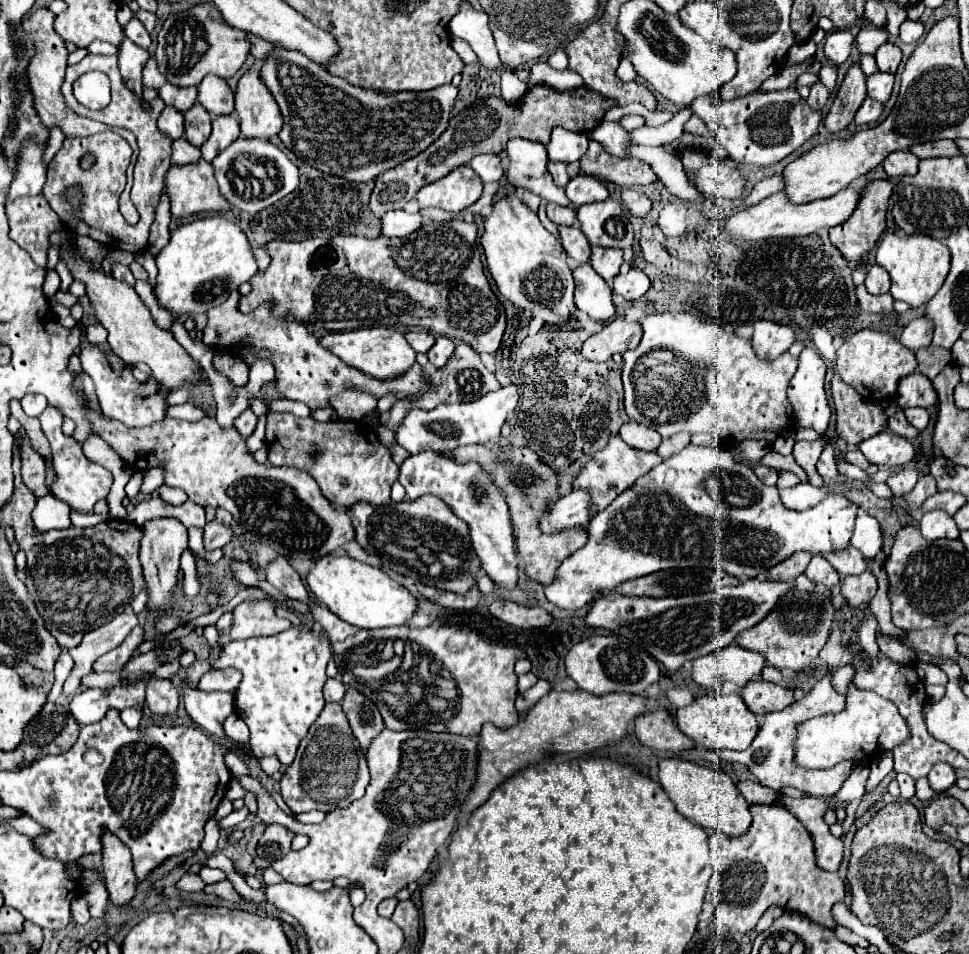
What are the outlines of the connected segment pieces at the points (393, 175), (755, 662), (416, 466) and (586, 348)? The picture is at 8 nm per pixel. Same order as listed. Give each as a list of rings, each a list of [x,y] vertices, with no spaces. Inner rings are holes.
[[[535,85],[525,93],[519,107],[513,107],[507,101],[497,99],[497,97],[481,99],[475,105],[461,111],[459,115],[455,115],[449,121],[447,131],[435,143],[431,143],[425,151],[421,151],[417,157],[413,157],[409,161],[403,161],[399,167],[383,171],[383,175],[379,175],[375,179],[375,189],[369,199],[371,213],[375,217],[381,217],[385,211],[403,209],[405,203],[409,199],[413,199],[413,195],[423,185],[429,185],[429,183],[445,177],[455,167],[469,163],[475,155],[505,151],[507,141],[513,137],[521,137],[521,139],[529,139],[529,141],[547,145],[553,127],[589,133],[593,127],[597,127],[601,123],[605,109],[609,109],[613,105],[615,105],[615,101],[605,99],[603,95],[591,91],[589,87],[579,87],[573,91],[559,93],[549,87]],[[457,125],[459,125],[459,129],[457,129]]]
[[[729,645],[721,651],[695,659],[691,675],[697,685],[703,685],[707,689],[717,689],[727,681],[743,687],[749,679],[761,673],[763,665],[763,655],[747,651],[739,645]]]
[[[421,451],[417,455],[409,455],[399,469],[399,483],[405,487],[407,499],[415,501],[419,495],[425,493],[443,499],[463,521],[469,523],[473,547],[483,563],[483,571],[491,577],[491,581],[505,591],[519,589],[519,561],[515,555],[507,503],[503,493],[493,485],[493,481],[489,481],[489,477],[481,473],[481,467],[477,463],[457,465],[445,453]]]
[[[617,317],[609,321],[601,333],[589,337],[583,343],[581,353],[589,361],[609,361],[615,353],[635,349],[639,341],[641,341],[641,325]]]

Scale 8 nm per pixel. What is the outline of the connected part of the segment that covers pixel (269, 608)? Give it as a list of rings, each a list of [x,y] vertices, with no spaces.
[[[241,601],[233,611],[231,639],[269,637],[291,627],[289,619],[277,615],[273,601]]]

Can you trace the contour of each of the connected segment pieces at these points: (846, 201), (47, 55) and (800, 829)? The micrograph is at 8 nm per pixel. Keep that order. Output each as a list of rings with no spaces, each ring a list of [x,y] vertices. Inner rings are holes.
[[[847,187],[829,199],[817,199],[805,205],[793,205],[785,199],[785,193],[775,193],[771,197],[765,197],[761,203],[745,207],[743,211],[737,211],[735,215],[731,215],[725,223],[725,233],[739,241],[763,241],[763,239],[775,239],[775,237],[811,235],[823,227],[833,227],[847,221],[851,211],[857,205],[857,199],[859,199],[859,191],[853,187]]]
[[[41,7],[41,9],[33,11],[27,19],[23,19],[23,29],[33,39],[33,47],[35,47],[35,55],[29,59],[29,65],[27,65],[27,79],[29,79],[29,87],[33,93],[33,105],[35,105],[37,115],[41,117],[41,123],[45,127],[59,125],[65,135],[79,135],[79,137],[87,137],[87,135],[95,135],[99,131],[111,129],[99,121],[79,117],[71,109],[65,107],[63,95],[59,89],[65,79],[65,67],[67,67],[69,53],[65,49],[65,41],[53,29],[53,19],[55,19],[55,15],[47,7]]]
[[[749,805],[749,811],[753,815],[753,823],[747,829],[747,835],[739,835],[739,839],[725,837],[719,831],[709,831],[709,855],[713,865],[713,875],[707,885],[707,901],[715,909],[715,919],[735,931],[749,933],[759,917],[767,911],[767,907],[775,905],[787,911],[795,911],[801,915],[807,915],[813,923],[819,923],[821,927],[831,929],[835,925],[831,917],[831,905],[837,901],[843,901],[845,897],[845,883],[837,873],[827,873],[817,867],[815,853],[813,853],[813,841],[809,831],[791,815],[783,805]]]

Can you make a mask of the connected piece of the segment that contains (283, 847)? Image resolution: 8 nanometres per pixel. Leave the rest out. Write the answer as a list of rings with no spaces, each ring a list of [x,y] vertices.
[[[271,823],[271,825],[267,825],[263,837],[259,839],[257,855],[261,859],[267,859],[269,863],[273,863],[291,851],[291,841],[293,841],[293,831],[289,831],[283,825]]]

